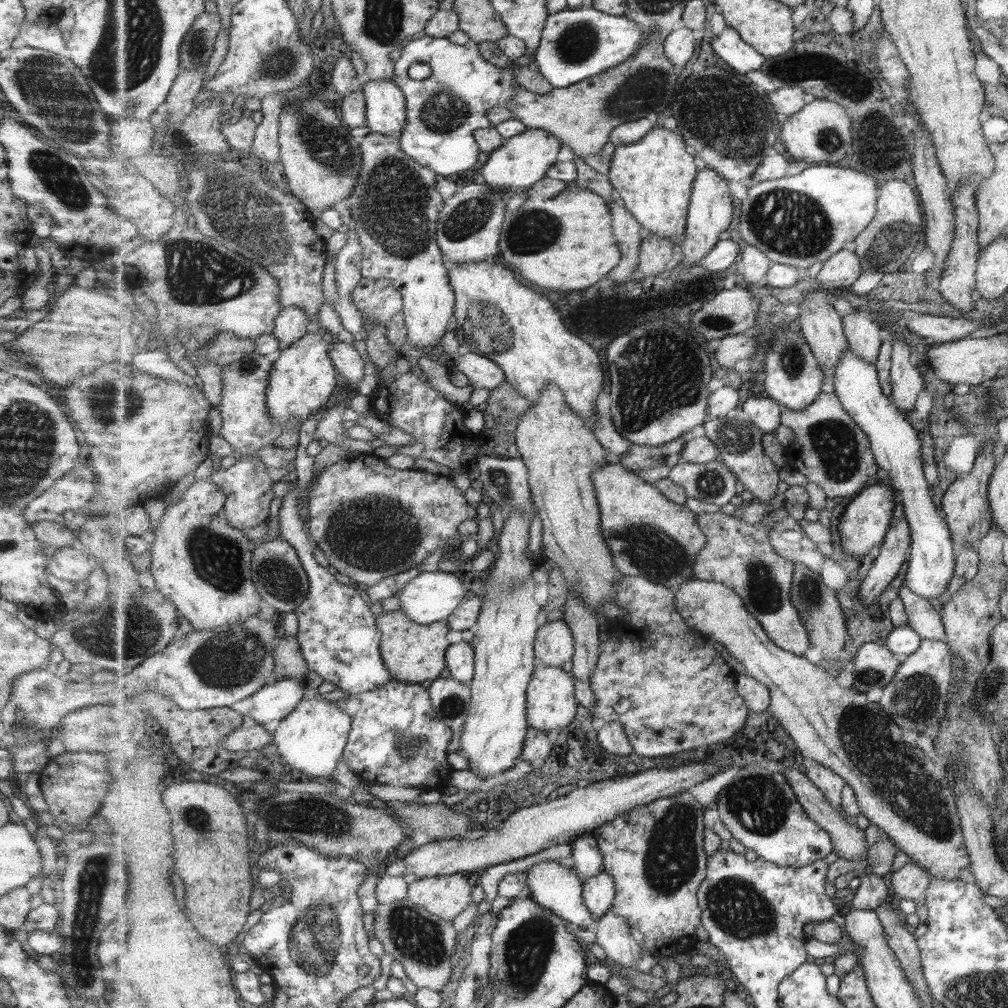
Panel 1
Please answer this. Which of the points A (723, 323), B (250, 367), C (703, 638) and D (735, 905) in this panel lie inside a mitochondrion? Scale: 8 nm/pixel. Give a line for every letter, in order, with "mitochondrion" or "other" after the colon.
A: mitochondrion
B: mitochondrion
C: other
D: mitochondrion

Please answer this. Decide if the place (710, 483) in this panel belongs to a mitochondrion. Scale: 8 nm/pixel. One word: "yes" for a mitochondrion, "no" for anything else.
yes

